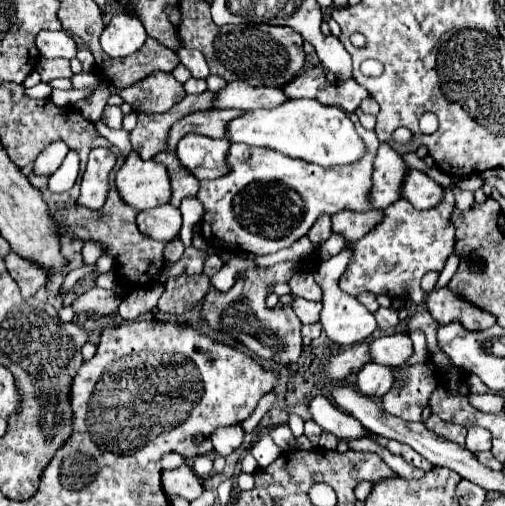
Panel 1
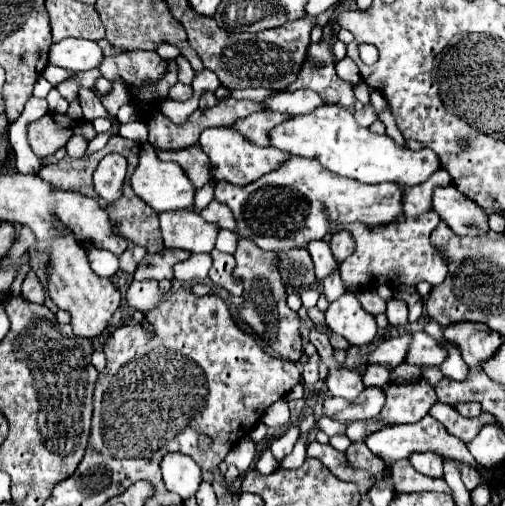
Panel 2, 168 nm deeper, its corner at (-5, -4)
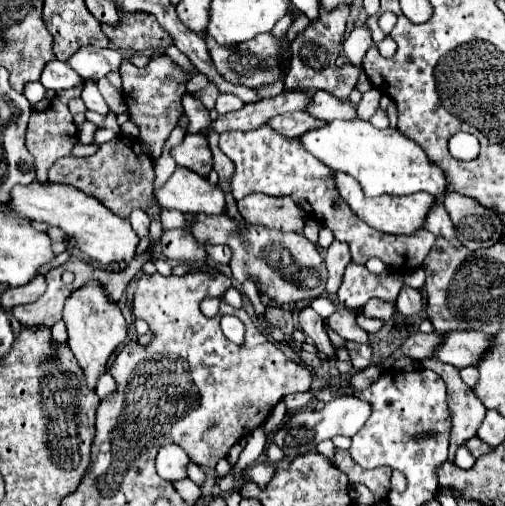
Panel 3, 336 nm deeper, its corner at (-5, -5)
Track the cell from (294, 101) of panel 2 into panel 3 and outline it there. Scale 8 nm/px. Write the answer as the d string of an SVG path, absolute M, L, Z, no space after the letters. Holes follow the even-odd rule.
M316 91L306 105L306 113L320 121L334 121L334 119L356 119L356 109L350 101L342 101L326 91Z

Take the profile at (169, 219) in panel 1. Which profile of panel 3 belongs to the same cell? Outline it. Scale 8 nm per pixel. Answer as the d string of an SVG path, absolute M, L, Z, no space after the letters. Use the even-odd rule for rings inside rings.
M162 209L162 227L164 229L188 229L194 239L206 245L230 245L234 259L229 264L233 278L242 284L246 279L256 281L260 291L274 299L276 303L298 303L304 299L314 299L324 293L326 285L326 265L316 249L302 233L282 233L266 231L264 227L248 227L246 233L238 233L238 225L226 215L196 215L194 221L188 221L180 211Z

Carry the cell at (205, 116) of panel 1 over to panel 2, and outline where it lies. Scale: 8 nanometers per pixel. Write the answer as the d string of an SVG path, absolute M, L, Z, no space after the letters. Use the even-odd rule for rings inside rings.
M256 112L252 114L250 118L244 118L242 122L238 122L236 126L232 126L236 132L244 134L250 142L258 144L258 146L268 146L270 144L270 130L274 126L278 126L282 120L286 118L292 118L292 116L286 116L286 114L278 114L278 112Z

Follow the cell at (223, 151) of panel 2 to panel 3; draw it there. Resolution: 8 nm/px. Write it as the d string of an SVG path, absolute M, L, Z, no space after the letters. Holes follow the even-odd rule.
M270 129L270 133L262 137L220 137L218 147L236 165L232 178L234 199L242 199L248 193L256 191L268 195L292 195L296 203L302 203L308 215L318 219L320 225L328 227L334 233L334 239L346 241L350 245L354 263L364 265L370 257L380 257L386 263L386 267L394 273L404 273L404 269L408 269L406 273L412 273L424 265L428 251L436 241L436 235L426 229L418 229L410 235L390 235L374 231L372 227L362 223L350 211L350 207L346 207L338 191L334 191L334 171L318 159L314 159L314 155L310 155L308 151L302 151L296 139L286 139Z

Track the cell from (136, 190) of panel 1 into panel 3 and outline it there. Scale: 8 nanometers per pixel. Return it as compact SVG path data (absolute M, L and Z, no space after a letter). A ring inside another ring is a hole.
M176 167L172 177L154 189L156 201L166 209L178 209L182 213L224 213L224 195L218 185L210 185L208 179L194 175L186 167Z

